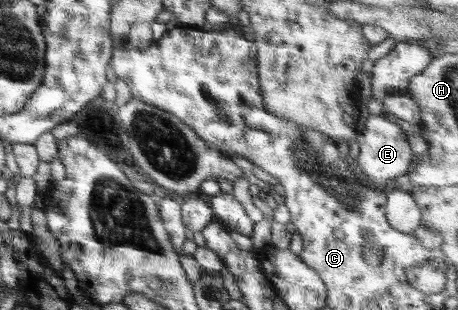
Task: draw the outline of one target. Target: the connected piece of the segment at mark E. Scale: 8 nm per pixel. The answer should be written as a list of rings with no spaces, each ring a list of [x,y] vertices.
[[[370,115],[366,120],[364,132],[358,133],[359,155],[354,160],[357,171],[365,177],[365,181],[375,188],[382,189],[390,179],[404,177],[408,173],[409,165],[415,157],[411,144],[407,140],[408,134],[397,126],[395,117],[387,115]]]

